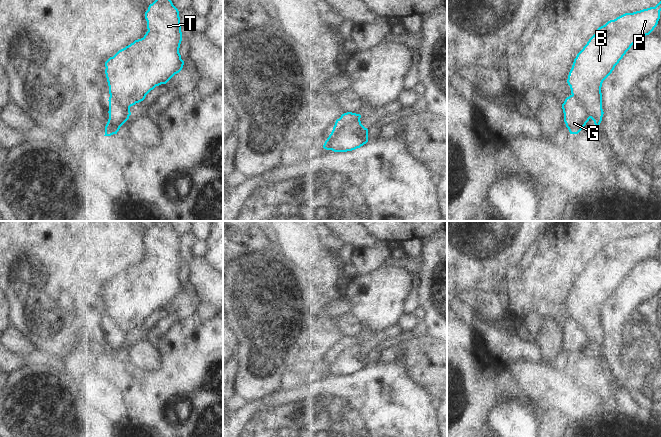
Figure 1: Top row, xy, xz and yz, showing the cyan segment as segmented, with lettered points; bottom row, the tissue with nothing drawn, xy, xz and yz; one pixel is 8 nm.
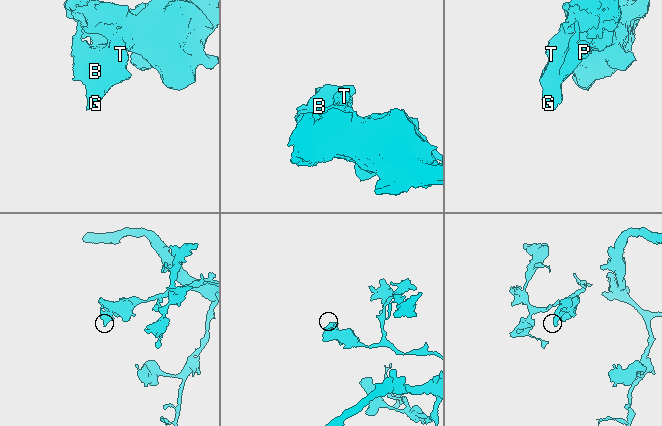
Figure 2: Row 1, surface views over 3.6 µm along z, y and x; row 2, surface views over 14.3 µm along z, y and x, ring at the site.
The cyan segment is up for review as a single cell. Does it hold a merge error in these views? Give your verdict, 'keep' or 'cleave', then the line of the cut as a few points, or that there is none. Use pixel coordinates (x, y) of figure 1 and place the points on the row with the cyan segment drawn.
cleave; cut in xz along (360, 115), (346, 123), (337, 132), (331, 133)

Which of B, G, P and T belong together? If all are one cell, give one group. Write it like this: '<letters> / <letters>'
B P T / G

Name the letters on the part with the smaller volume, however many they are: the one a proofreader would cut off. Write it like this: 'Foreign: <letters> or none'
Foreign: G

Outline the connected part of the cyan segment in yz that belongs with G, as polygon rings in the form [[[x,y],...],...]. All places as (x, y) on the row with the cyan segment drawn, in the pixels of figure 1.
[[[573,95],[565,99],[562,109],[564,122],[570,134],[578,134],[590,119],[585,105]]]

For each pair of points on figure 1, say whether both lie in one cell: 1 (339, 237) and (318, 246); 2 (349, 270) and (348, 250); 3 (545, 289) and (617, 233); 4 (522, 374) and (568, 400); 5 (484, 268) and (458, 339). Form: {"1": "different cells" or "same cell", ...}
{"1": "different cells", "2": "same cell", "3": "same cell", "4": "same cell", "5": "different cells"}

